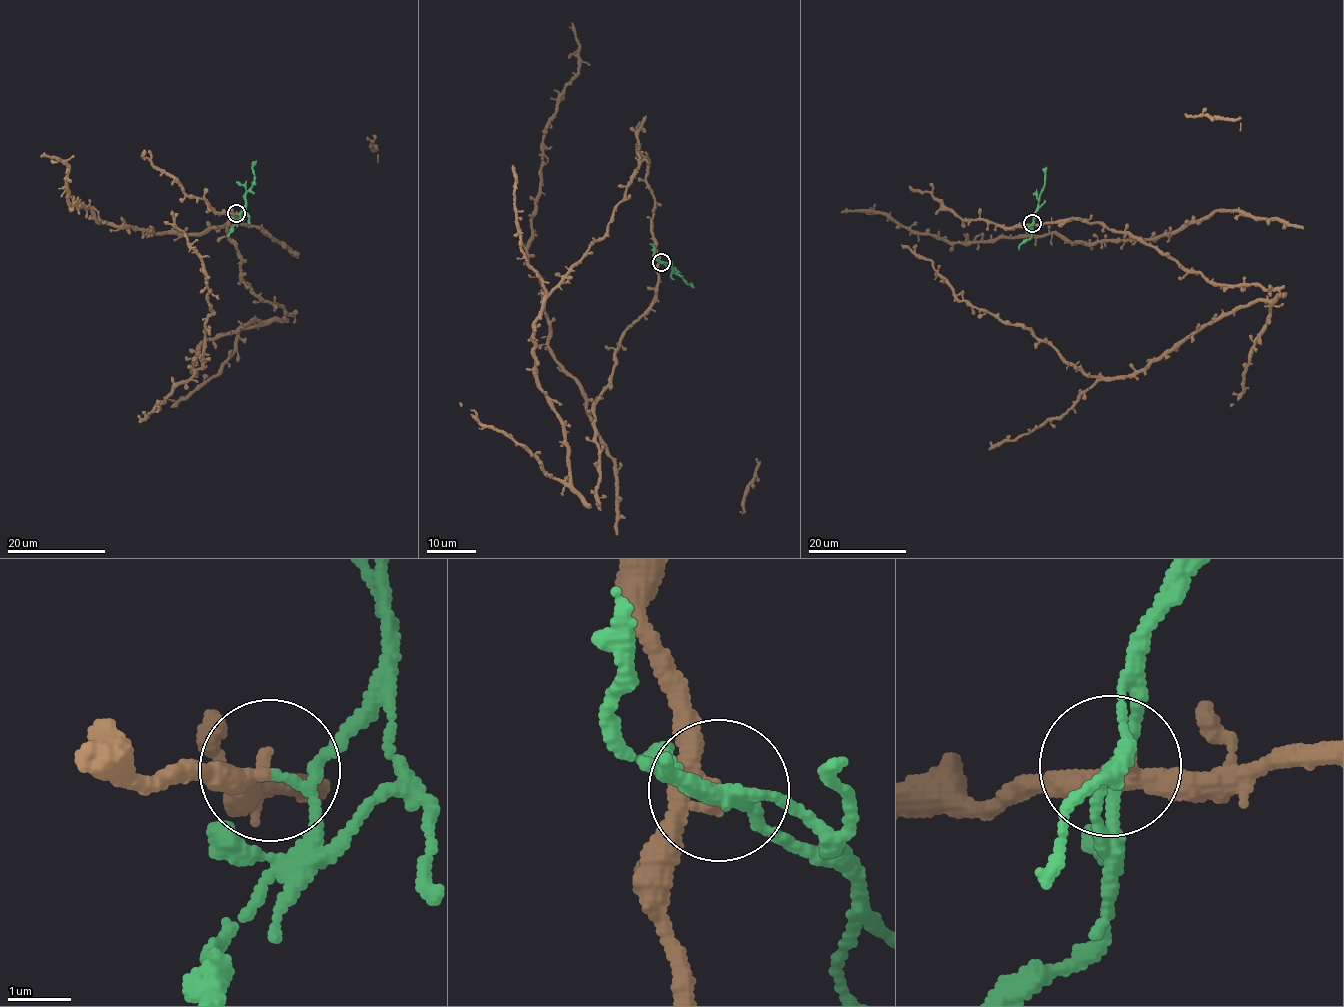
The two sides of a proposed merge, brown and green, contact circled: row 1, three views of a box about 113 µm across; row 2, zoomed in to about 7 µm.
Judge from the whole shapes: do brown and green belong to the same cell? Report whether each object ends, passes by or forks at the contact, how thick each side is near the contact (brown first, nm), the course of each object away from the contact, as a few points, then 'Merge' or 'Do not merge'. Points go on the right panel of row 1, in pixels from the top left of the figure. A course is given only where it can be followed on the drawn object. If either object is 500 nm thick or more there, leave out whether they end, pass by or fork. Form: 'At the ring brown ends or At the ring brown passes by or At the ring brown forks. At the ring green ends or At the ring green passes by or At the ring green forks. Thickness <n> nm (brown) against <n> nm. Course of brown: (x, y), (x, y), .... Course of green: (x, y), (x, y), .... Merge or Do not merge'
At the ring brown forks. At the ring green passes by. Thickness 220 nm (brown) against 120 nm. Course of brown: (1032, 224), (1099, 223), (1208, 281), (1283, 296), (1145, 367), (1089, 377), (900, 245). Course of green: (1032, 224), (1044, 187), (1046, 166). Do not merge

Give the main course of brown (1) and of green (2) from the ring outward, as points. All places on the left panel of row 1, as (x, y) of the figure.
1: (237, 213), (227, 227), (241, 277), (294, 317), (202, 341), (193, 372), (209, 291), (172, 211)
2: (237, 213), (244, 208), (246, 191), (253, 181), (255, 160)

